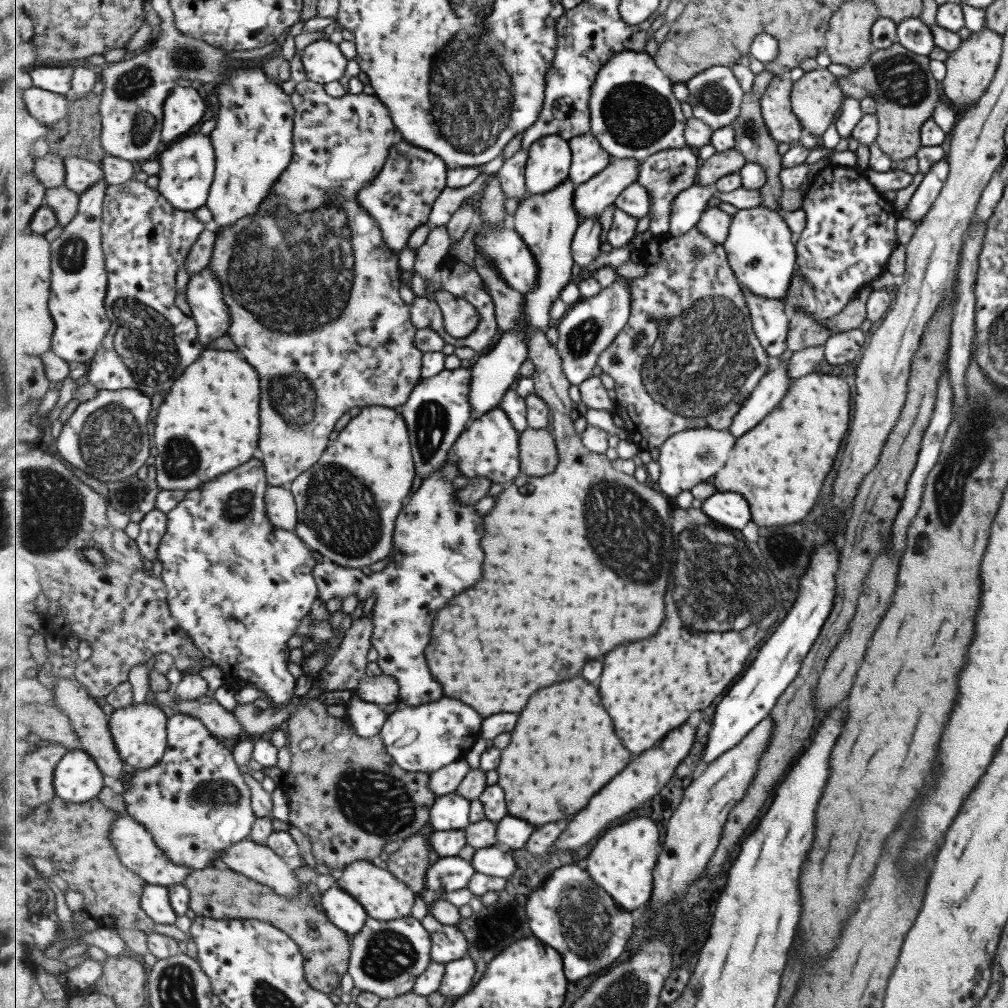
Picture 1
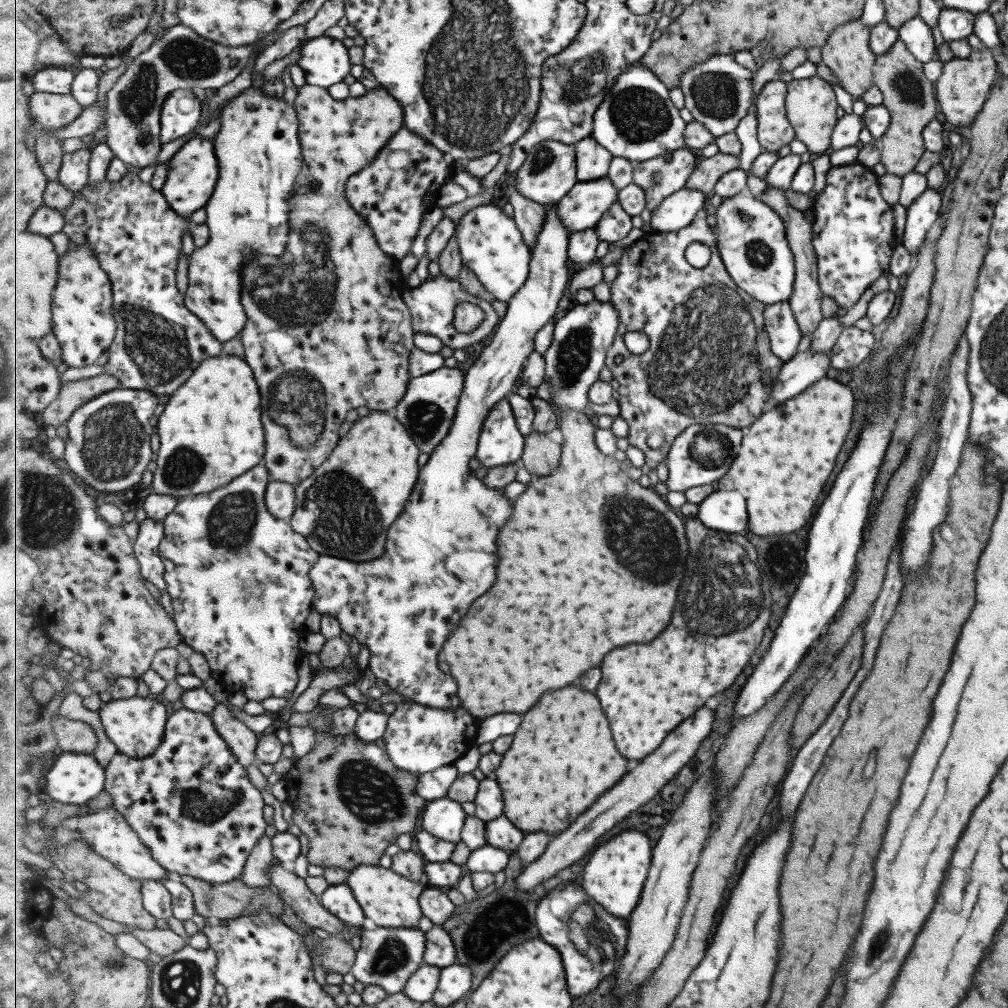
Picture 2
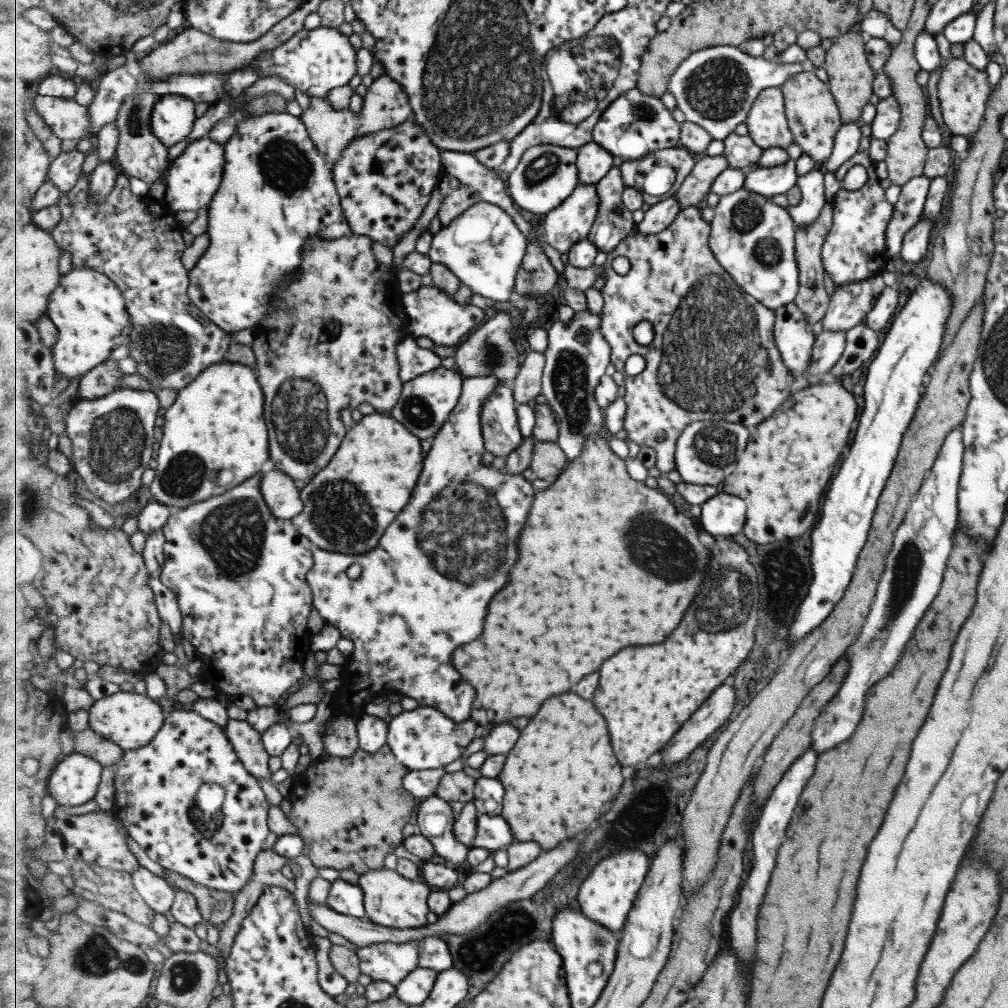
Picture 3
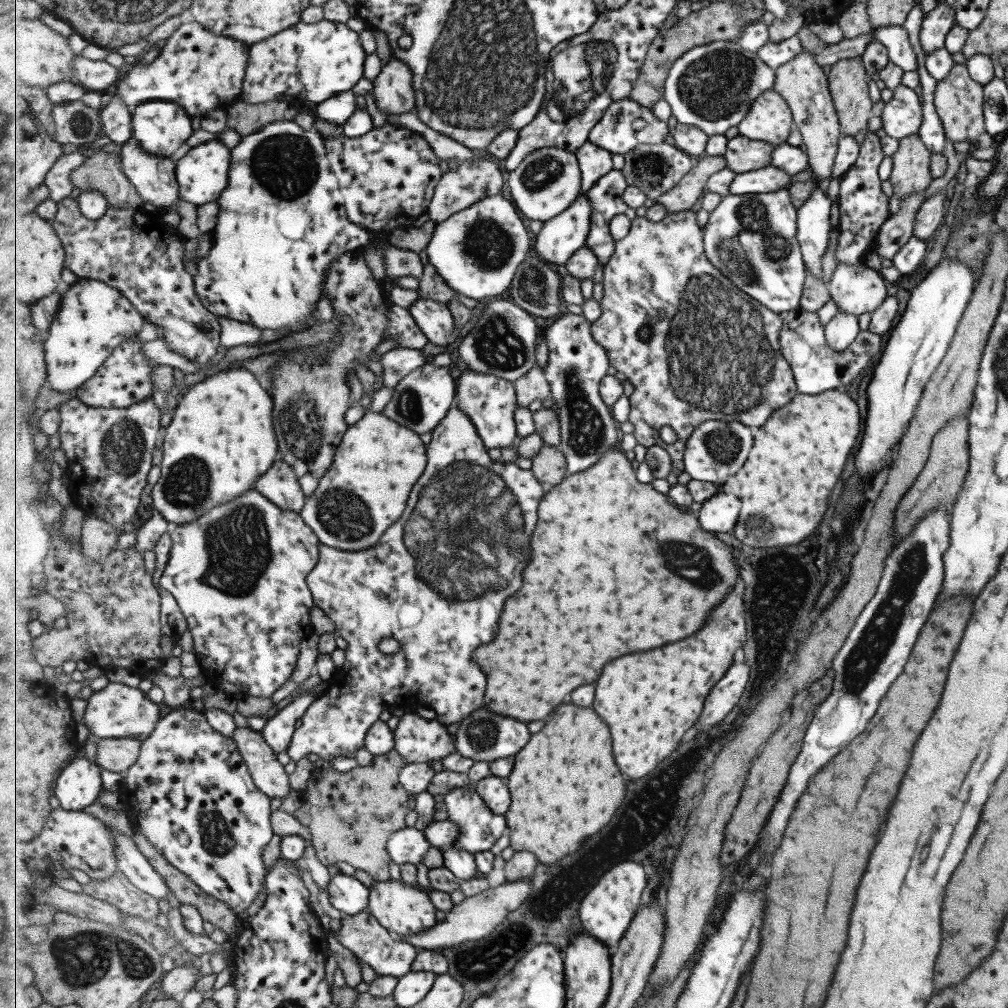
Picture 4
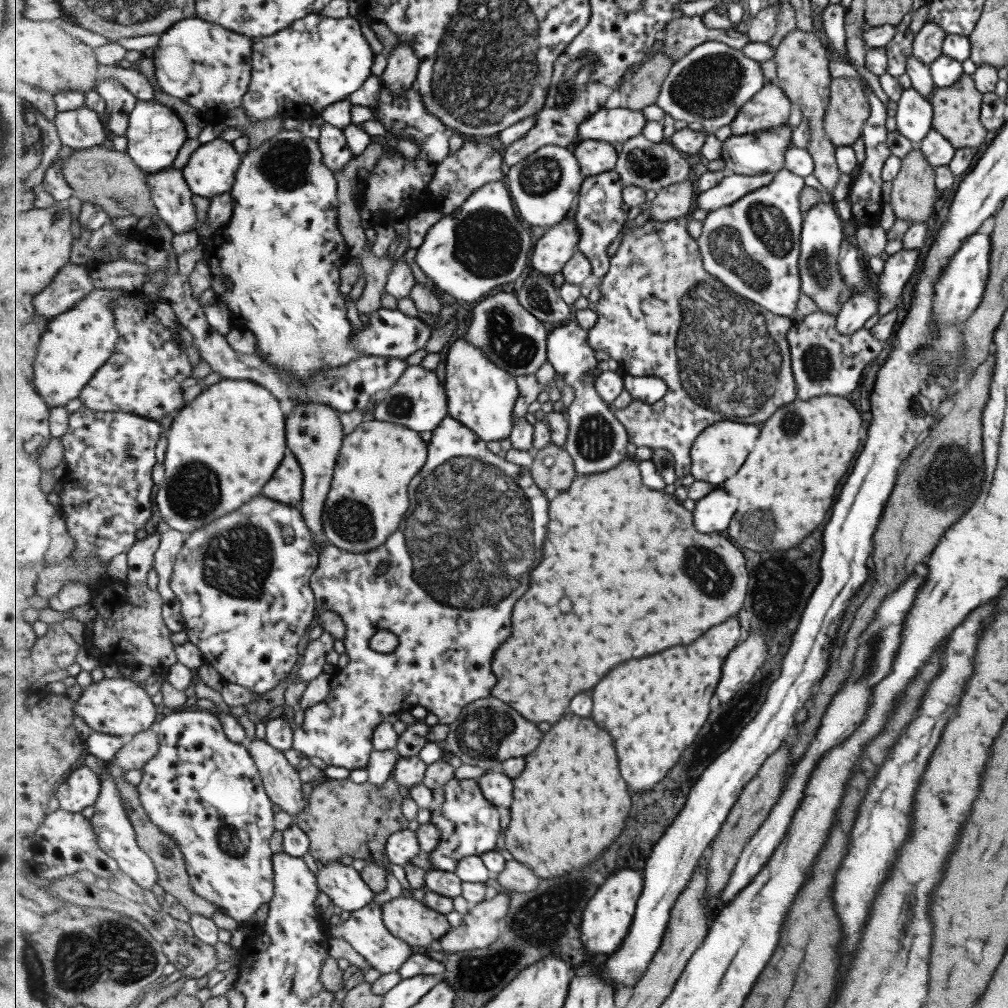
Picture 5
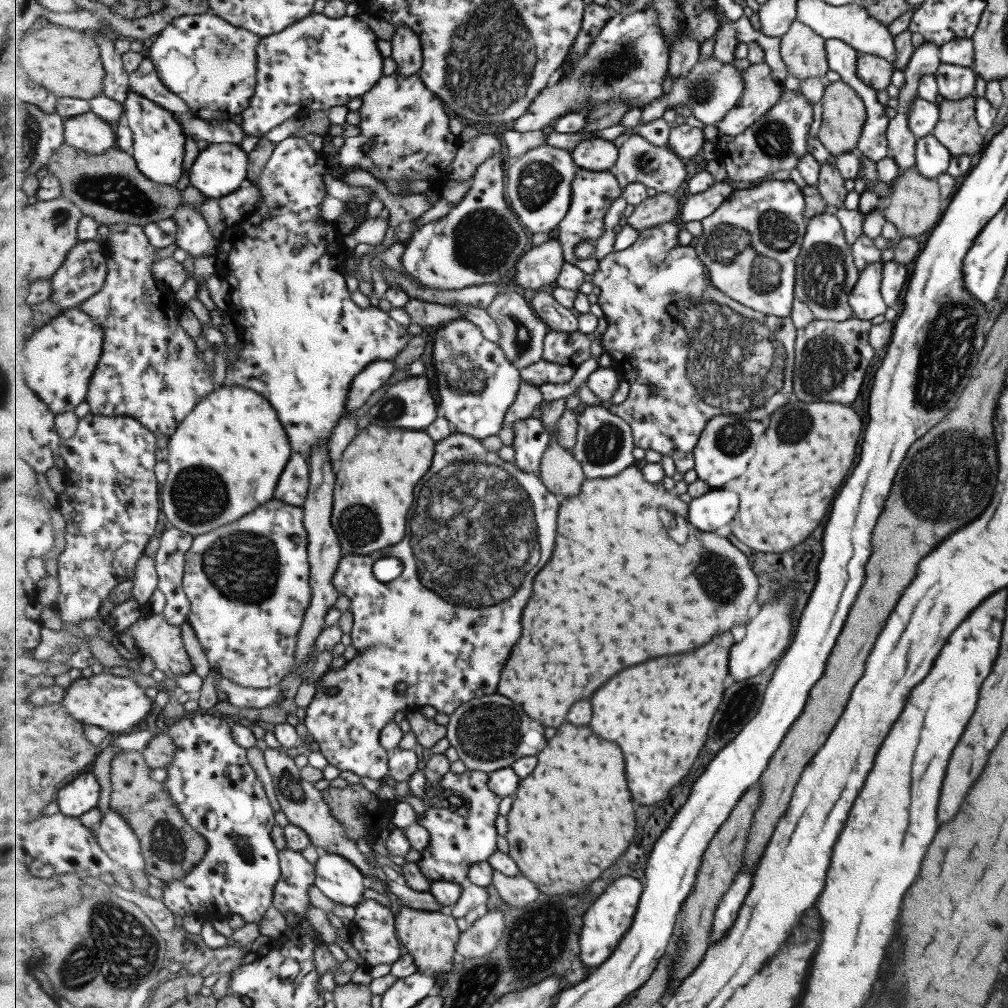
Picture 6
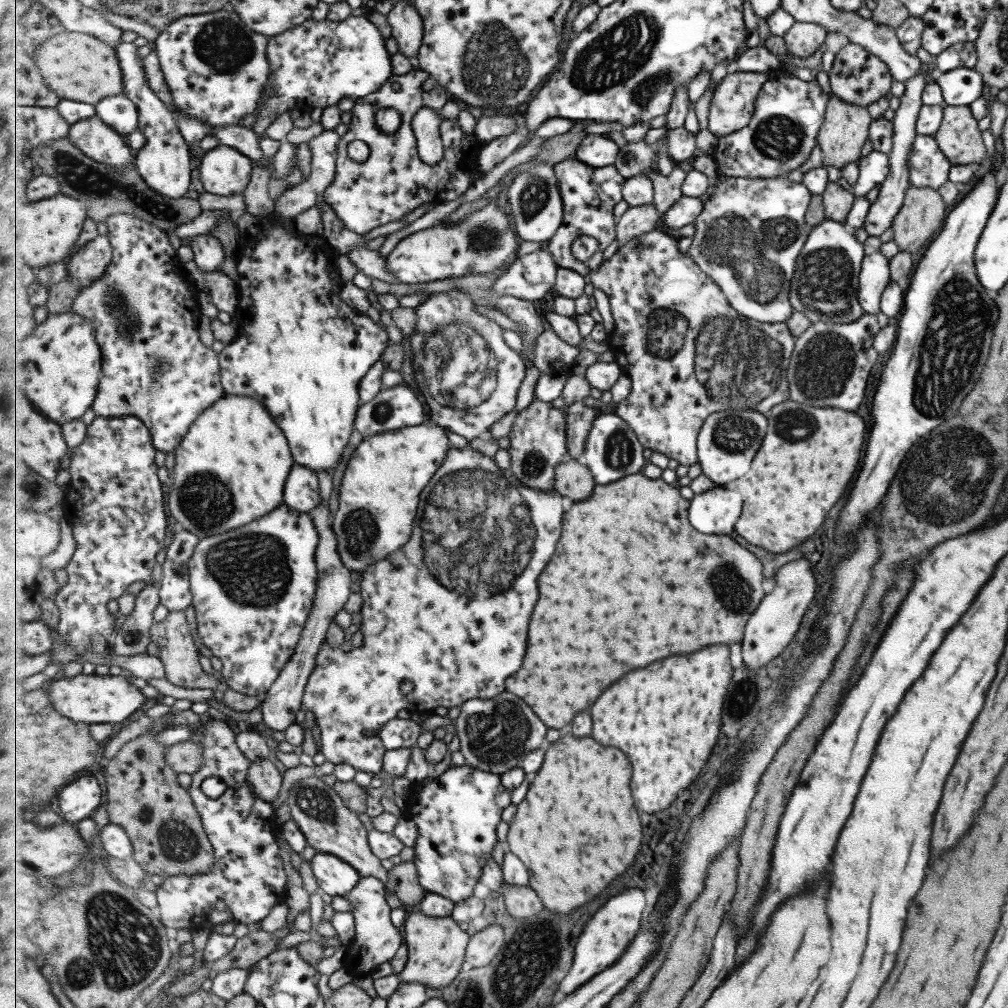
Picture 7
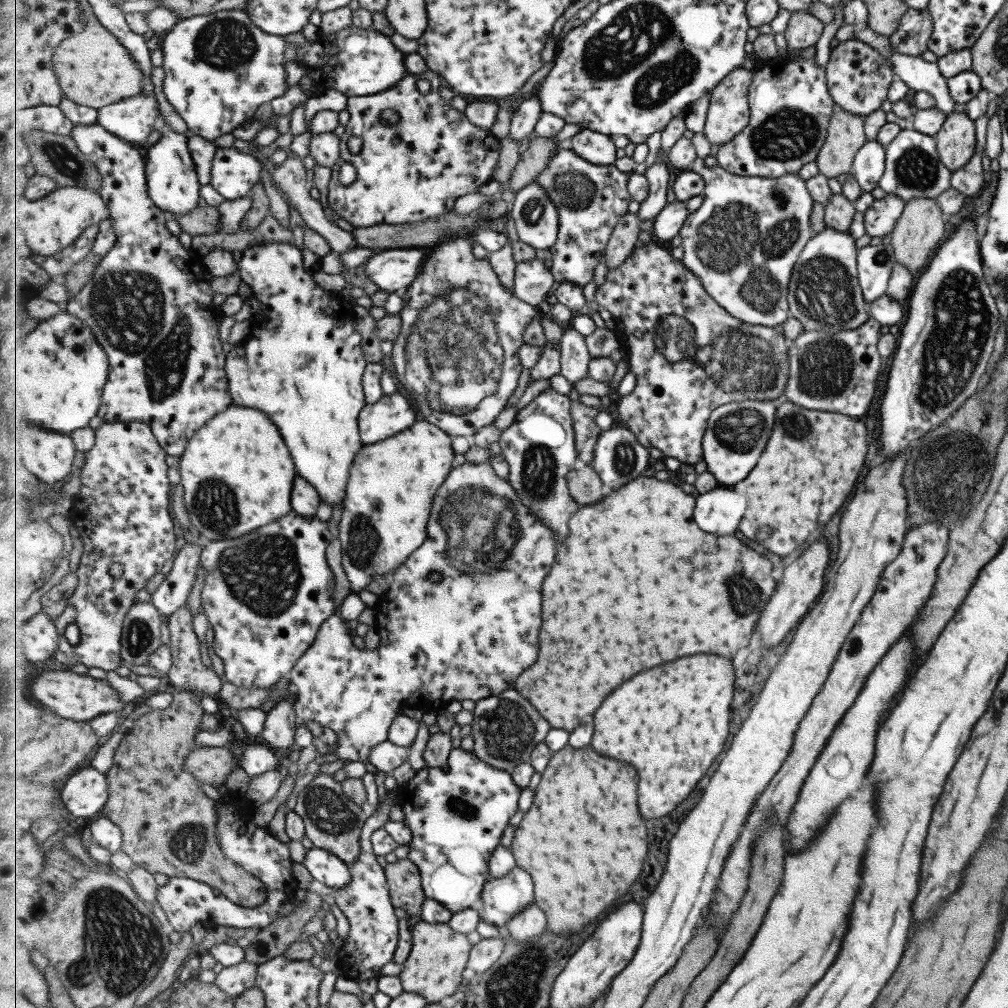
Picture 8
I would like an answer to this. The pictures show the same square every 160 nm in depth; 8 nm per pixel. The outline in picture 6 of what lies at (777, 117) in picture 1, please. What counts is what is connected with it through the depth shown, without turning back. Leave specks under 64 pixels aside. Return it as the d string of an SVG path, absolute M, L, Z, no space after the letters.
M765 62L749 65L743 72L745 80L744 96L738 106L729 111L729 115L717 126L719 135L726 138L743 134L751 125L755 125L780 100L781 88L773 82L771 66Z

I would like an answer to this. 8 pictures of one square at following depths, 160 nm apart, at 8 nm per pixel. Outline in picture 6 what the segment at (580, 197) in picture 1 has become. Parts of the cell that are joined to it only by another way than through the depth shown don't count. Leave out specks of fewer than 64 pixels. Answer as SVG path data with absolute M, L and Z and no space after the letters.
M551 235L548 241L533 246L521 258L514 284L523 288L525 294L541 290L558 280L565 263L563 243L559 236Z

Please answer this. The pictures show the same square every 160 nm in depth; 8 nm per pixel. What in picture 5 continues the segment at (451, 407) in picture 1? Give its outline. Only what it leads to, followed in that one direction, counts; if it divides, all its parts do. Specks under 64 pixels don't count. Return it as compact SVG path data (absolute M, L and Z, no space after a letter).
M411 365L403 373L399 382L382 394L381 401L372 414L380 421L402 424L417 432L433 433L448 413L448 392L444 381L439 379L437 372L433 369L428 370L421 365Z

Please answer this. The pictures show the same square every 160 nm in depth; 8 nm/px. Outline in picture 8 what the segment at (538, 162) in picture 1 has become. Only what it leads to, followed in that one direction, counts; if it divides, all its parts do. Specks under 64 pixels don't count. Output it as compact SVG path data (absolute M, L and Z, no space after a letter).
M534 181L516 194L511 208L519 239L548 253L559 238L560 211L547 190Z

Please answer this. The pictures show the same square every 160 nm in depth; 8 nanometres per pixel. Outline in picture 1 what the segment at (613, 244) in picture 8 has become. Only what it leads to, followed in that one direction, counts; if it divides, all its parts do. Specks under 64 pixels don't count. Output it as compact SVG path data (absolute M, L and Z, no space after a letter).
M737 149L718 152L711 158L703 160L697 174L697 180L703 187L716 185L728 174L739 173L748 163L745 155Z

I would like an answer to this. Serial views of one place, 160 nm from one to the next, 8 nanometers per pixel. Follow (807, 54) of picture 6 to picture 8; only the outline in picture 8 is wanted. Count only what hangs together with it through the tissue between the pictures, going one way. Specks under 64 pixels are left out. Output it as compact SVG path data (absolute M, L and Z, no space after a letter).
M793 12L782 32L787 47L803 49L813 46L821 36L823 22L809 12Z

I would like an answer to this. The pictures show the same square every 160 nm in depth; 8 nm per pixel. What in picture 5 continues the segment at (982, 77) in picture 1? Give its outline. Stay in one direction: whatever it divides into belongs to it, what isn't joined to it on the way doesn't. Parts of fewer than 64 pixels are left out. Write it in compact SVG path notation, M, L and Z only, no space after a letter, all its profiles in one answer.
M961 74L959 80L949 88L936 88L931 91L928 101L932 107L932 127L954 148L965 146L977 148L987 131L979 121L982 92L974 88L973 80L967 74Z

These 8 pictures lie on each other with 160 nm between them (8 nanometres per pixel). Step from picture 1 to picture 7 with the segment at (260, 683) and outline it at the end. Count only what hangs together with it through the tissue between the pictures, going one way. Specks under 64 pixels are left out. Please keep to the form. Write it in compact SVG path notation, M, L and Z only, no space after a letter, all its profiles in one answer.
M283 504L279 509L257 521L251 522L249 526L241 526L237 530L225 532L217 536L201 539L199 546L195 548L195 554L191 558L191 591L193 594L193 608L196 613L197 631L204 640L210 652L222 662L221 674L226 680L227 687L256 697L263 697L272 688L273 683L280 676L281 671L293 660L296 648L301 640L301 635L306 627L309 615L312 613L314 599L317 596L317 584L319 584L317 570L317 548L321 544L321 535L317 531L317 524L313 523L310 513L301 512Z

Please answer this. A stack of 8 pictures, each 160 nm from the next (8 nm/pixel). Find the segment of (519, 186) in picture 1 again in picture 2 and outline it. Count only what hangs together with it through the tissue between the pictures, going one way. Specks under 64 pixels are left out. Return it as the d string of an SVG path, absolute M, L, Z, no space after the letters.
M518 171L510 172L508 178L506 195L508 202L514 208L514 218L524 234L524 239L534 251L536 238L539 232L544 229L546 219L546 207L526 196L523 196L515 185L517 185Z

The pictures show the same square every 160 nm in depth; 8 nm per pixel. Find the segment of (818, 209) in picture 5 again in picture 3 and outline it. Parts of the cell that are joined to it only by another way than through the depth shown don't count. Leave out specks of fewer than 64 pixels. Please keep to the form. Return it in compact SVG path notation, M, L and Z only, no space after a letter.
M815 167L803 176L796 178L797 189L800 191L800 199L796 205L791 206L791 215L794 221L799 227L805 226L815 222L817 215L825 204L825 199L823 198L823 171L820 167Z

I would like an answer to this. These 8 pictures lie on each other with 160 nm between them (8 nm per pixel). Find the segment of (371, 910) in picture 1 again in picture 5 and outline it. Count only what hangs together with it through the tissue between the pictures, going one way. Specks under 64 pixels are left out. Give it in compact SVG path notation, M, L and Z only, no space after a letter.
M407 892L382 904L384 923L397 938L423 951L433 942L440 942L451 926L447 916L433 910L422 900L415 900Z

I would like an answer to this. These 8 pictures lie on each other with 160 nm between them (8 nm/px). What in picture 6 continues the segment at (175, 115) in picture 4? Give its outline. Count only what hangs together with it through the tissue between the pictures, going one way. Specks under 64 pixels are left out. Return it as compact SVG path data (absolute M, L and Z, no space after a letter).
M129 90L126 100L129 129L132 131L132 155L137 161L139 170L153 182L175 186L183 176L183 158L187 135L172 111L167 111L159 103L146 96Z

